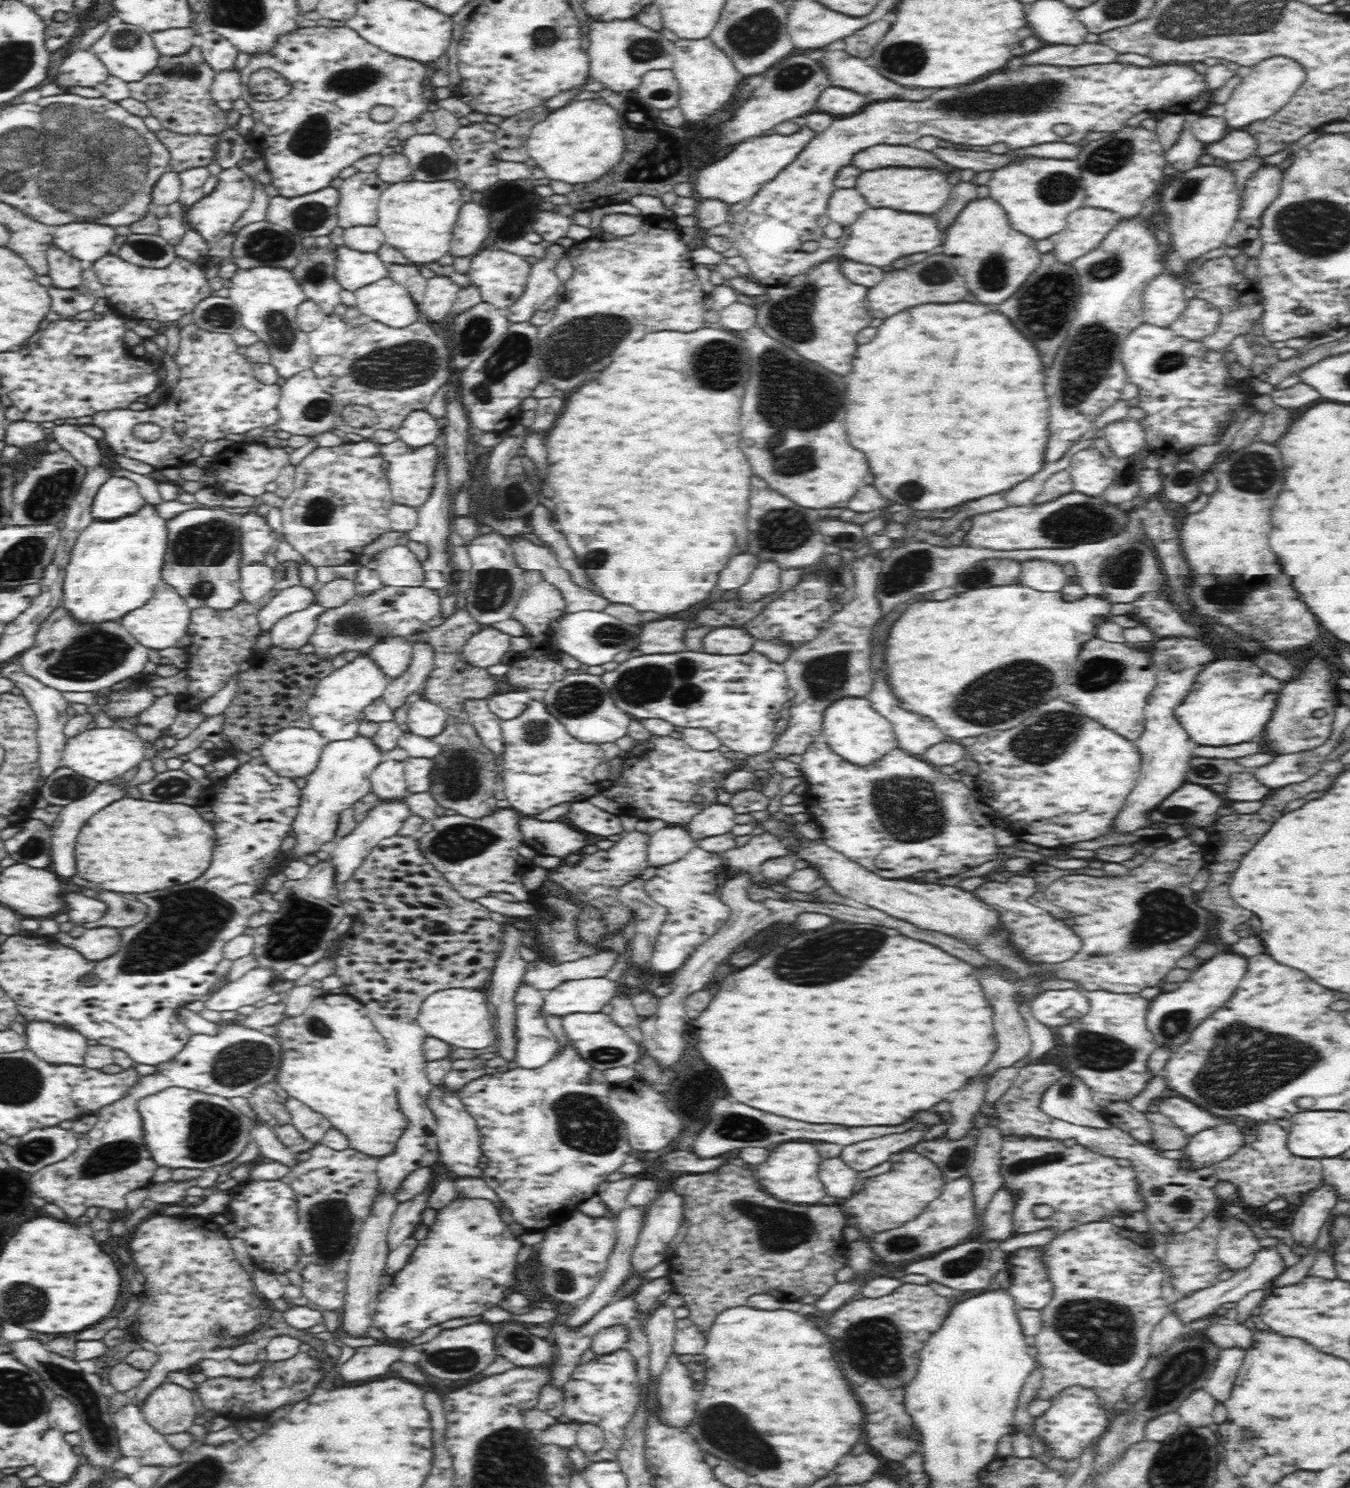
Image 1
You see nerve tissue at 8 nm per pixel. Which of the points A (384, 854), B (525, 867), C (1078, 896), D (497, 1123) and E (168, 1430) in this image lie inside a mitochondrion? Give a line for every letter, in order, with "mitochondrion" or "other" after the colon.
A: other
B: other
C: other
D: other
E: other

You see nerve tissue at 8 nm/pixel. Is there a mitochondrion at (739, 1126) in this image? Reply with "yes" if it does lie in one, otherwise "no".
yes

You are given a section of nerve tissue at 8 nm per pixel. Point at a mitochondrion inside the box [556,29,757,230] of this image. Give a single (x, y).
(643, 49)

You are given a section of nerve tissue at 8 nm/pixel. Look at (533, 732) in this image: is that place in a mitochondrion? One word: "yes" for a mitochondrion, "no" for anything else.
yes

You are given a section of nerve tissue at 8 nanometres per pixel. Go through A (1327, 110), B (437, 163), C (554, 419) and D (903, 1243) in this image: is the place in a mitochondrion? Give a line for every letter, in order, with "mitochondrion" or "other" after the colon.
A: other
B: mitochondrion
C: other
D: mitochondrion

